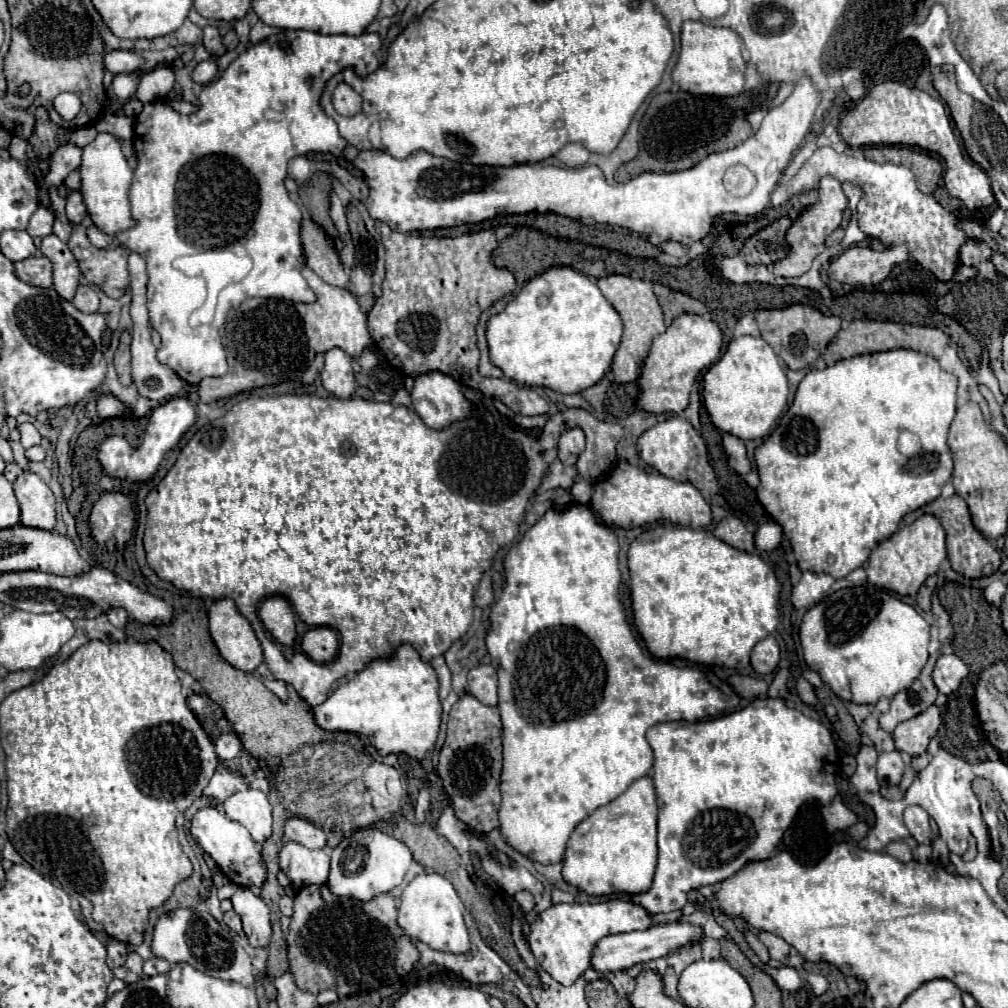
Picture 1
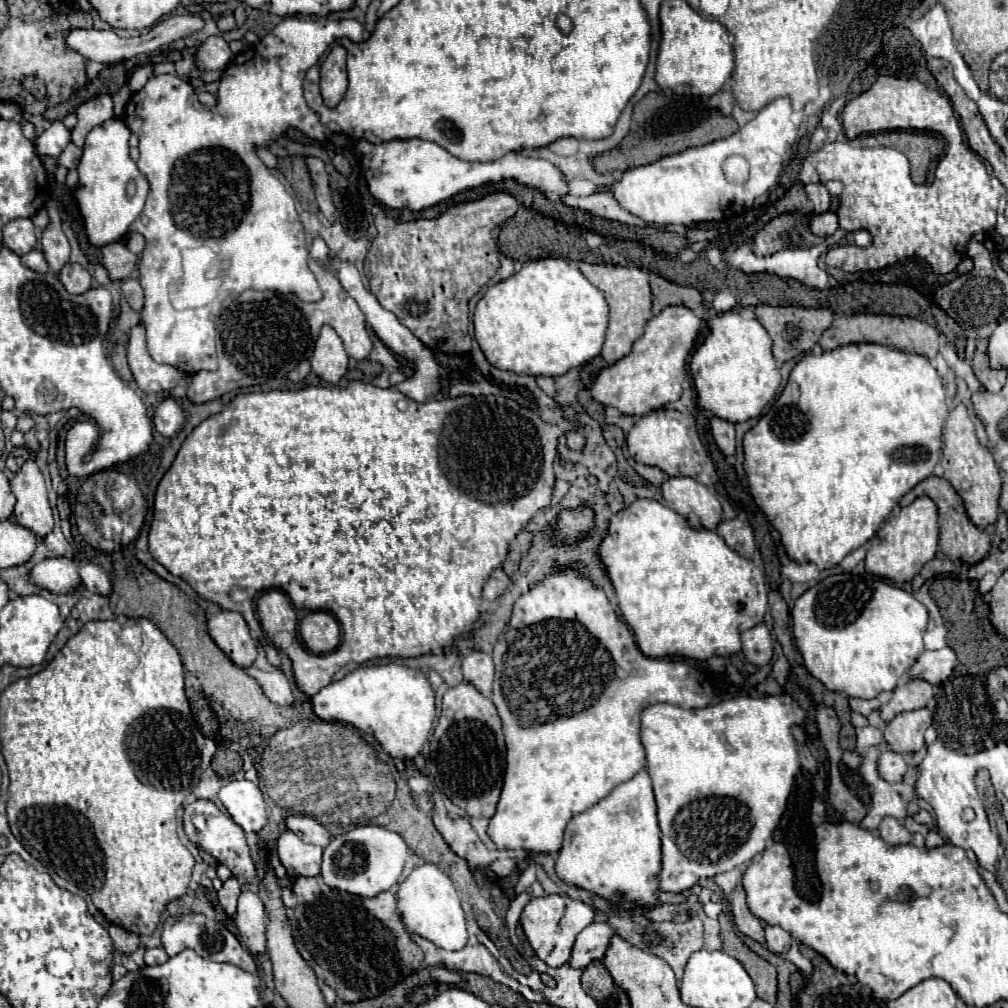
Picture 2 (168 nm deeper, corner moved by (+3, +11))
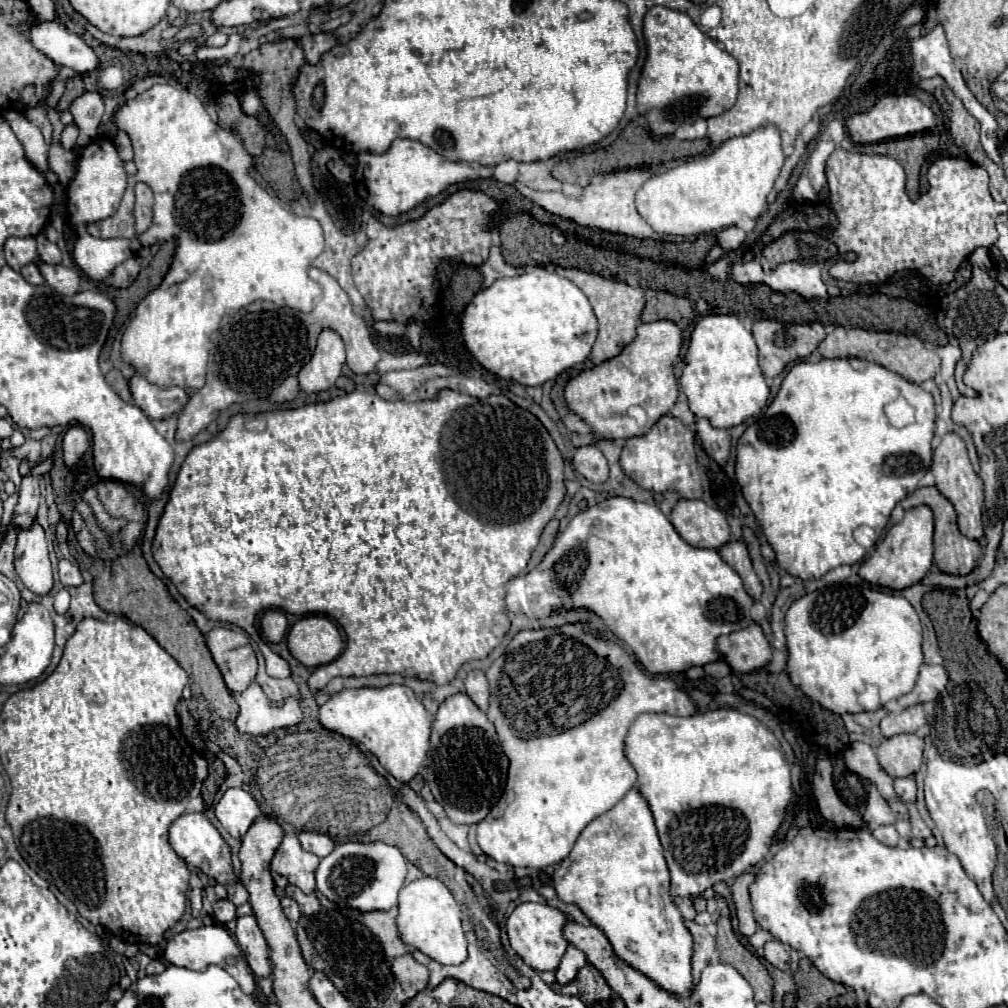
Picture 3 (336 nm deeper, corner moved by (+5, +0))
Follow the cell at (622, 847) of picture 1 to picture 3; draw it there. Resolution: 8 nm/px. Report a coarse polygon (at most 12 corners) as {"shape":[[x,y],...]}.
{"shape":[[636,788],[552,882],[622,962],[680,1000],[692,934]]}

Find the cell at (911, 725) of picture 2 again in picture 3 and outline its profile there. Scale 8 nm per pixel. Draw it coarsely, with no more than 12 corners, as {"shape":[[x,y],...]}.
{"shape":[[898,734],[876,748],[892,778],[914,776],[922,766],[924,740]]}

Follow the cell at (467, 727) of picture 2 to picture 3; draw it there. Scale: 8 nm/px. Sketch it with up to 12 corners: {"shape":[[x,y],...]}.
{"shape":[[462,692],[436,712],[422,770],[454,824],[484,820],[508,758]]}

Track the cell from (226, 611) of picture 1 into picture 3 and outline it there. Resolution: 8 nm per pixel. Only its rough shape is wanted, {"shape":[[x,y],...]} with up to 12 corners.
{"shape":[[216,626],[206,646],[230,694],[244,692],[258,662],[240,630]]}

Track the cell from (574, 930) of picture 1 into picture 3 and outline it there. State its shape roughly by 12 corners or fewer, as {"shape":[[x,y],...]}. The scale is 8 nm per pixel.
{"shape":[[522,902],[506,922],[530,968],[554,970],[568,946],[568,916]]}

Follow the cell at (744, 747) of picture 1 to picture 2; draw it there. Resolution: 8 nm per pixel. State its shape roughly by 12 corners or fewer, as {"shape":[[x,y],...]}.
{"shape":[[790,695],[642,711],[660,891],[764,851]]}

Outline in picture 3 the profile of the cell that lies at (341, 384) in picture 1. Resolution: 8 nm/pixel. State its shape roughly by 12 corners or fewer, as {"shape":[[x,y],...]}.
{"shape":[[324,328],[312,360],[298,372],[300,390],[328,390],[346,362],[344,340]]}

